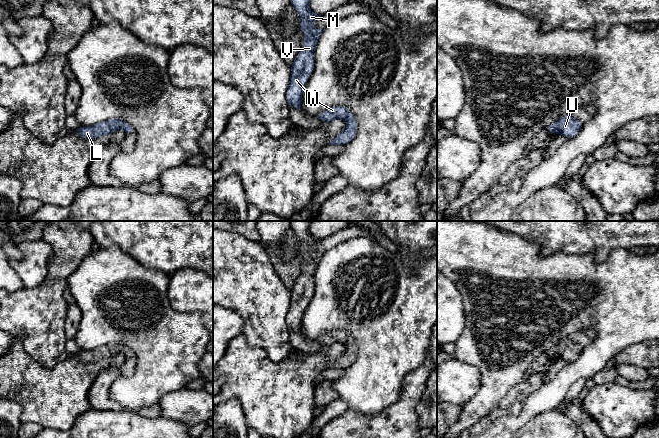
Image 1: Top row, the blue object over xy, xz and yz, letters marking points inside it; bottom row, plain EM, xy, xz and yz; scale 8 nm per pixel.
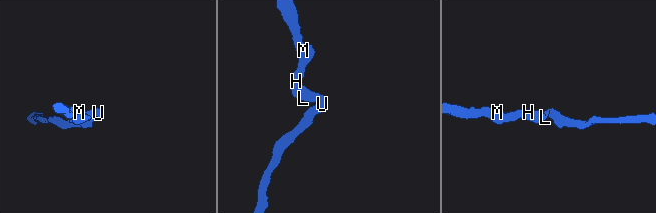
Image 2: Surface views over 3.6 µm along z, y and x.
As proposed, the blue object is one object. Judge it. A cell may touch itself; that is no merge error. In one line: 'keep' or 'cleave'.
keep

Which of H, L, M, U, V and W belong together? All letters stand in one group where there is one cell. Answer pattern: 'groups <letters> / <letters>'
groups H L M U V W

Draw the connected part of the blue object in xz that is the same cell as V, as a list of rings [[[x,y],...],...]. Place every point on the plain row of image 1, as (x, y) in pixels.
[[[290,221],[290,227],[296,233],[301,245],[299,253],[305,257],[300,277],[291,292],[290,308],[287,312],[288,329],[301,335],[302,316],[306,305],[314,294],[314,274],[324,253],[314,253],[313,246],[320,241],[309,230],[310,221]]]

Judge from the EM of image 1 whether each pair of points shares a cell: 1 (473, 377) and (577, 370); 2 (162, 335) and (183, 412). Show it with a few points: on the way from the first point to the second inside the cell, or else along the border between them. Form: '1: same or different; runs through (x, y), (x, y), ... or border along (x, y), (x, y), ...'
1: different; border along (463, 361), (474, 364), (483, 379), (472, 398)
2: different; border along (185, 387), (166, 393), (158, 404)

